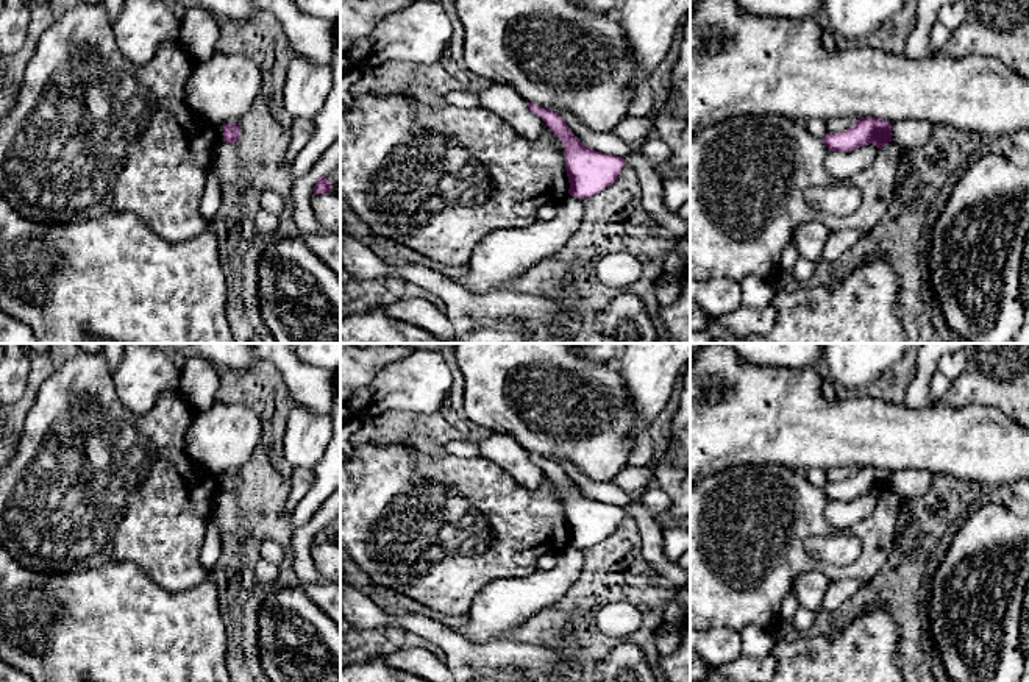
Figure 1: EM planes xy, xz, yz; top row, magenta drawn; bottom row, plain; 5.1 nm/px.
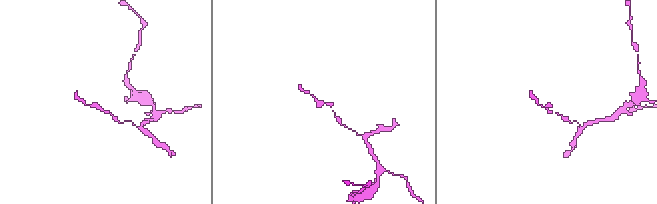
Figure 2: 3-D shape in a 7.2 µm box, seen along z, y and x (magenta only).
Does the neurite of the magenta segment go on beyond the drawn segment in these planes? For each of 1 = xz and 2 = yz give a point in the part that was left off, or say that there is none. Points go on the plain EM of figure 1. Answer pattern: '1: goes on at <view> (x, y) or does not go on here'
1: does not go on here
2: does not go on here

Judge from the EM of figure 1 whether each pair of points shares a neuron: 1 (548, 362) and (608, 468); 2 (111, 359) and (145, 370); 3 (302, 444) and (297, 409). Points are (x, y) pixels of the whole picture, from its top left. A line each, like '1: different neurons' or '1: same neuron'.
1: same neuron
2: different neurons
3: same neuron

